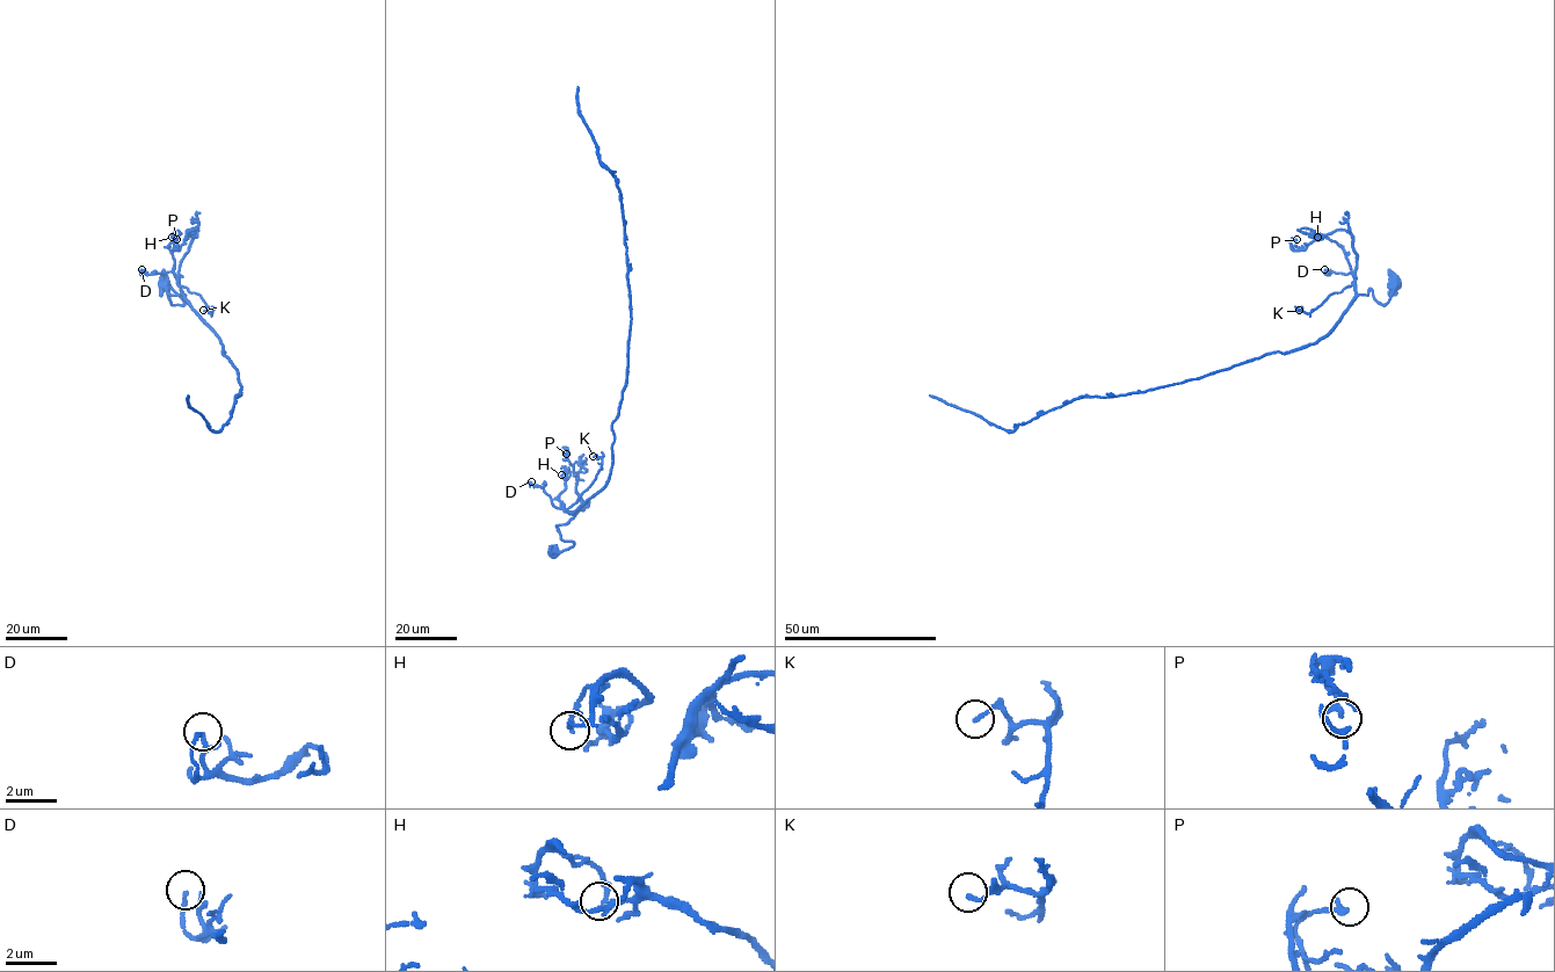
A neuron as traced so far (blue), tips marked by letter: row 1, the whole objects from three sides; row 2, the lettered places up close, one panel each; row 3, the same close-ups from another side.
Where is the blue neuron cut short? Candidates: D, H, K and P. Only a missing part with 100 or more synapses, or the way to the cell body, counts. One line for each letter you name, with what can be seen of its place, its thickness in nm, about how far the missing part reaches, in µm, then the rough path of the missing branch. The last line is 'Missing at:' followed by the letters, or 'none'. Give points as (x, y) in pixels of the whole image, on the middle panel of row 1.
Missing at: none

